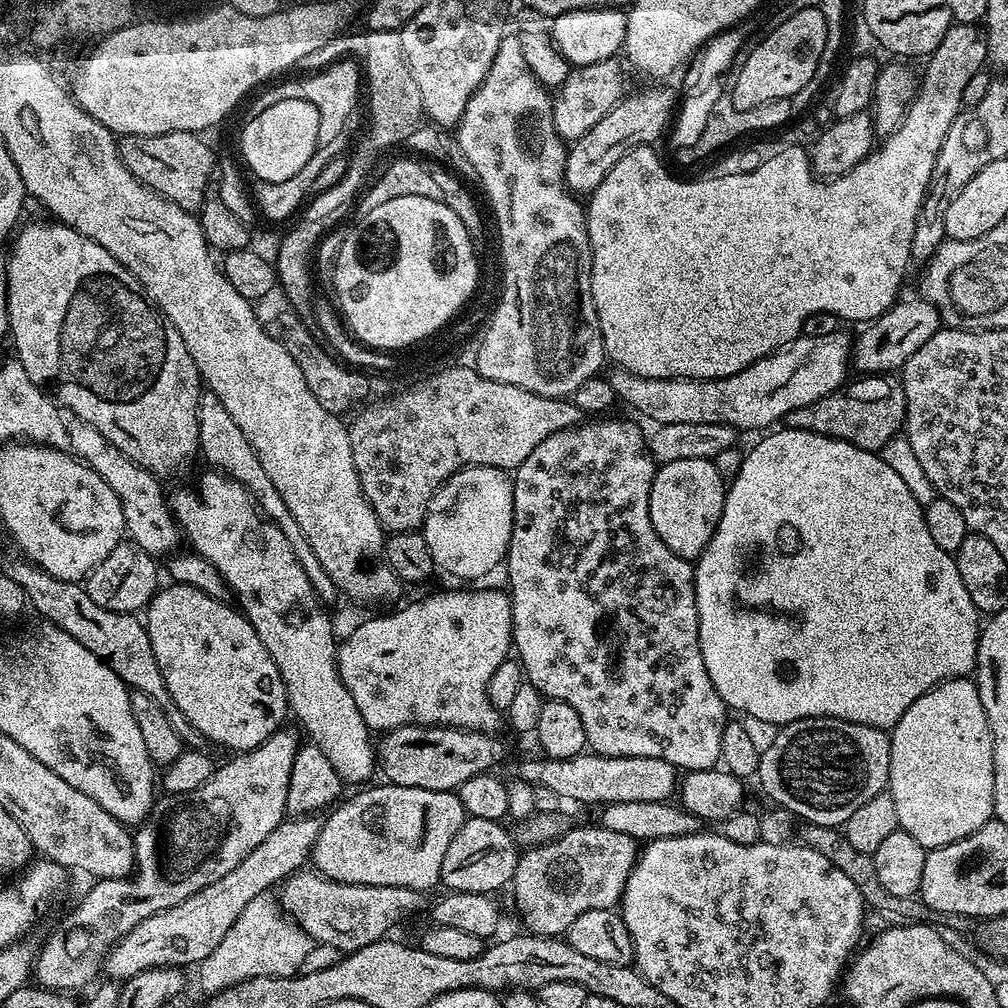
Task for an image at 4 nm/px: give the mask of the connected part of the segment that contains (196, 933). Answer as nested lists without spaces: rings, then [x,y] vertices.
[[[317,815],[285,819],[266,836],[265,841],[260,842],[234,870],[230,870],[218,882],[210,883],[177,906],[143,919],[109,949],[102,962],[103,971],[109,975],[107,977],[123,982],[146,969],[186,968],[188,964],[194,966],[205,960],[221,944],[222,938],[250,899],[269,891],[270,886],[281,883],[309,861],[322,824],[323,819]]]

